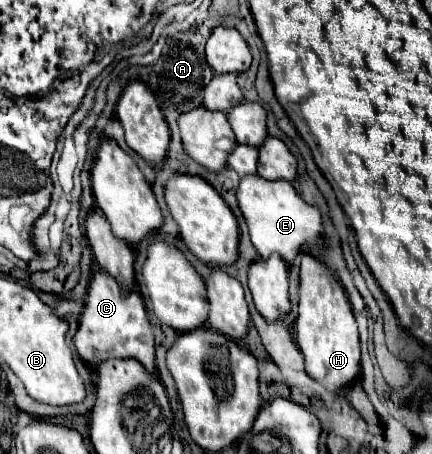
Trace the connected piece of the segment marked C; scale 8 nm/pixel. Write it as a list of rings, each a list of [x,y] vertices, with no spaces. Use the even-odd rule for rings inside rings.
[[[96,271],[92,277],[80,325],[74,335],[74,345],[80,357],[92,367],[106,359],[136,359],[146,371],[150,371],[152,375],[156,373],[154,333],[140,295],[134,291],[124,293],[120,285],[104,271]]]

